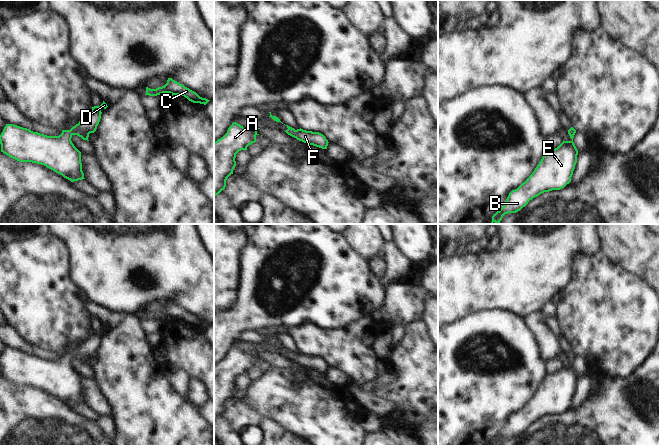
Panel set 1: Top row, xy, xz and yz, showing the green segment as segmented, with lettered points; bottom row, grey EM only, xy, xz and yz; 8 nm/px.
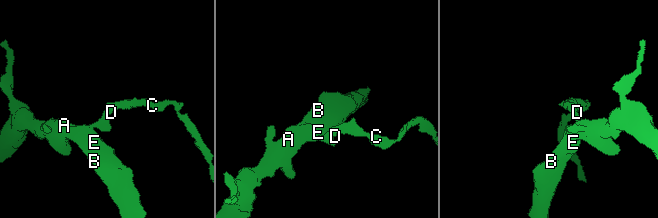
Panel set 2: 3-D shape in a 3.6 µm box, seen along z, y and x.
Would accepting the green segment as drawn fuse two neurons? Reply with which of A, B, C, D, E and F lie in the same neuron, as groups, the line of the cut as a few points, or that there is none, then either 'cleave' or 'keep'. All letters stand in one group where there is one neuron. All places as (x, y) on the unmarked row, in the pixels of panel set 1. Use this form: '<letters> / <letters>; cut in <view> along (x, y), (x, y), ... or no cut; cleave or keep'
A B C D E F; no cut; keep

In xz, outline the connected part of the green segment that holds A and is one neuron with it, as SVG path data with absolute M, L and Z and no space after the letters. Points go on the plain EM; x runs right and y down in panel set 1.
M233 346L227 357L214 367L214 421L226 411L227 402L236 390L236 378L256 366L260 352L244 352Z

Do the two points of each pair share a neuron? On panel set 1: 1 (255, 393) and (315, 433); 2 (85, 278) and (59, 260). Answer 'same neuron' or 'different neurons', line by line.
1: same neuron
2: different neurons

